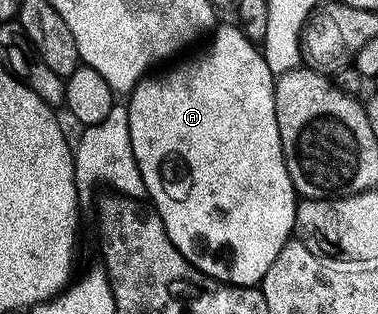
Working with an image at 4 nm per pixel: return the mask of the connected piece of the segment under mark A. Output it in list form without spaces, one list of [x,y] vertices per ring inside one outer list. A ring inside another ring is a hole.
[[[233,23],[215,27],[212,33],[214,41],[207,52],[199,54],[195,60],[186,60],[159,76],[147,74],[142,81],[128,93],[128,130],[132,134],[132,154],[136,154],[136,162],[140,166],[140,174],[144,178],[146,196],[149,203],[160,214],[164,222],[164,230],[184,254],[184,258],[194,268],[199,268],[204,275],[214,280],[221,280],[223,284],[239,284],[245,288],[261,285],[264,274],[268,274],[268,266],[276,262],[276,254],[284,250],[284,246],[291,243],[294,230],[294,215],[297,212],[298,200],[294,191],[294,183],[286,169],[282,143],[280,142],[280,130],[276,126],[276,98],[274,97],[274,82],[276,74],[268,66],[268,62],[262,56],[261,47],[253,44],[242,33],[241,27]]]

